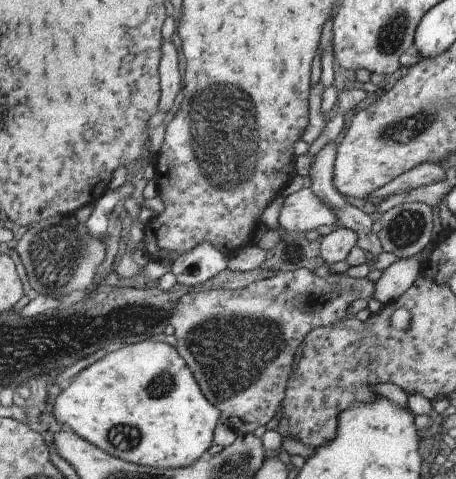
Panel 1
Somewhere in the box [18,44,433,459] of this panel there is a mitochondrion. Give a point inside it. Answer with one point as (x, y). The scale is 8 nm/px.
(224, 145)

